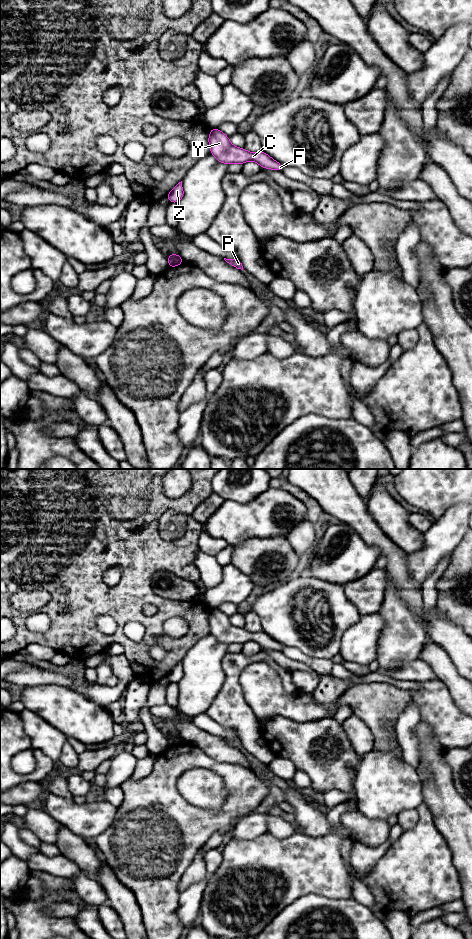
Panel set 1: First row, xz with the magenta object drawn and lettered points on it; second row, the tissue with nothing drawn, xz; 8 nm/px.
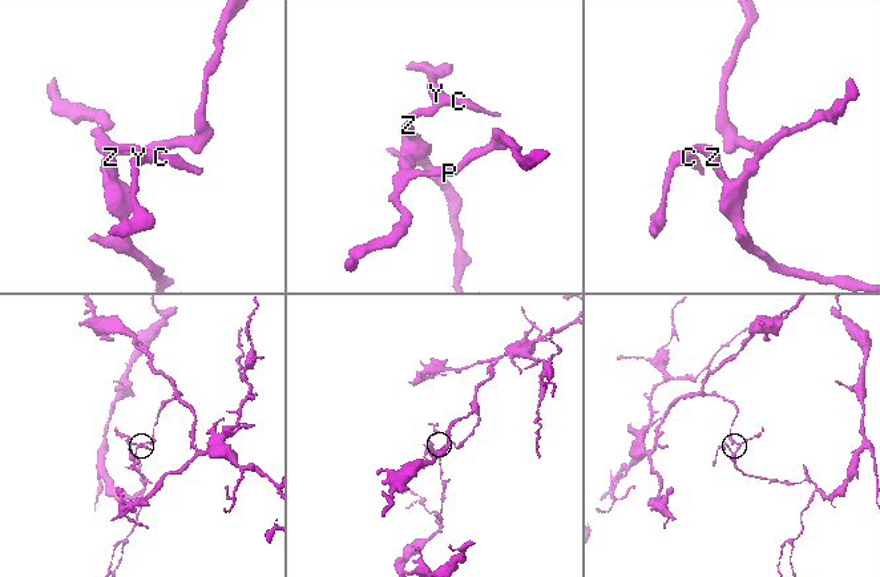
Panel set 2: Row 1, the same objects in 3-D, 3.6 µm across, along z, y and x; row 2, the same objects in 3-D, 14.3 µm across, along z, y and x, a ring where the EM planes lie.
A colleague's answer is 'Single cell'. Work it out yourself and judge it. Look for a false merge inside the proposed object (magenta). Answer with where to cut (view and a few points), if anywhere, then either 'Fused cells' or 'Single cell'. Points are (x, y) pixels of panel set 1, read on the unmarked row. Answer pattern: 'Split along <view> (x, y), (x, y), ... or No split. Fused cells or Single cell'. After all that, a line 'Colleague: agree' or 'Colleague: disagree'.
Split along xz (180, 737), (168, 739). Fused cells
Colleague: disagree

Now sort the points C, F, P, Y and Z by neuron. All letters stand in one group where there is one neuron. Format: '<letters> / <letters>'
C F Y Z / P

